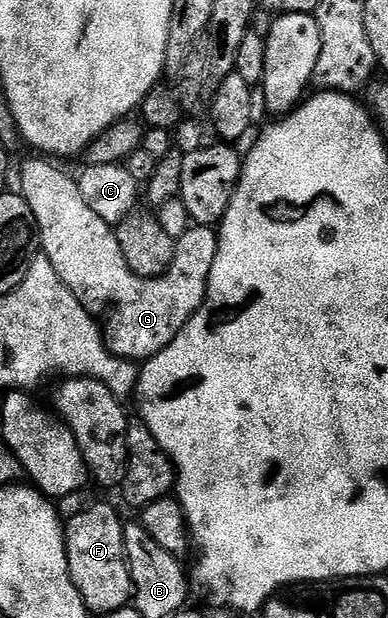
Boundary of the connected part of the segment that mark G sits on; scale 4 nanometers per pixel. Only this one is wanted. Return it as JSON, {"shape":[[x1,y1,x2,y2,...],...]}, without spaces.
{"shape":[[45,158,37,159,41,160,22,162,19,195,27,202,27,206,31,206,31,214,35,214,39,244,44,255,51,258,55,274,59,274,67,290,71,290,71,294,79,298,79,302,89,313,100,316,103,312,109,312,106,320,103,320,103,331,105,344,113,356,134,362,150,360,178,336,204,302,211,266,214,265,215,254,218,252,217,232,208,225,192,225,181,238,176,239,173,261,163,275,153,276,151,279,135,275,127,266,116,229,100,218,83,200,77,180,69,177,63,169,56,168,53,165,56,163]]}

